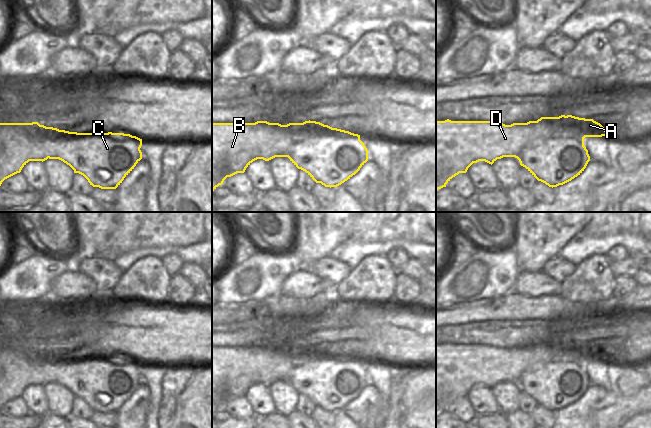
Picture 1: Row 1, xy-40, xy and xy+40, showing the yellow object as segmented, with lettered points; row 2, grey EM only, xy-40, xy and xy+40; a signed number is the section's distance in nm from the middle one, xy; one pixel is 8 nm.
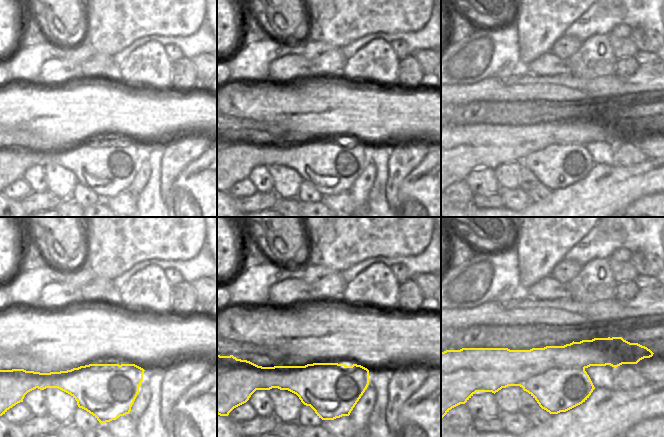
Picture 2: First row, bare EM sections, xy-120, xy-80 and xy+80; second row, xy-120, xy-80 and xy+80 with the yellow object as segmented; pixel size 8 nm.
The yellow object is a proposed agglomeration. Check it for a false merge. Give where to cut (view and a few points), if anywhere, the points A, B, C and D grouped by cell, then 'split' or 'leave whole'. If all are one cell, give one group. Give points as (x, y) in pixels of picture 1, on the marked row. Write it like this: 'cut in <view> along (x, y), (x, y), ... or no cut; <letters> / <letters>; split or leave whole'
cut in xy along (350, 132), (346, 136), (309, 136), (299, 141), (287, 156); A B D / C; split

